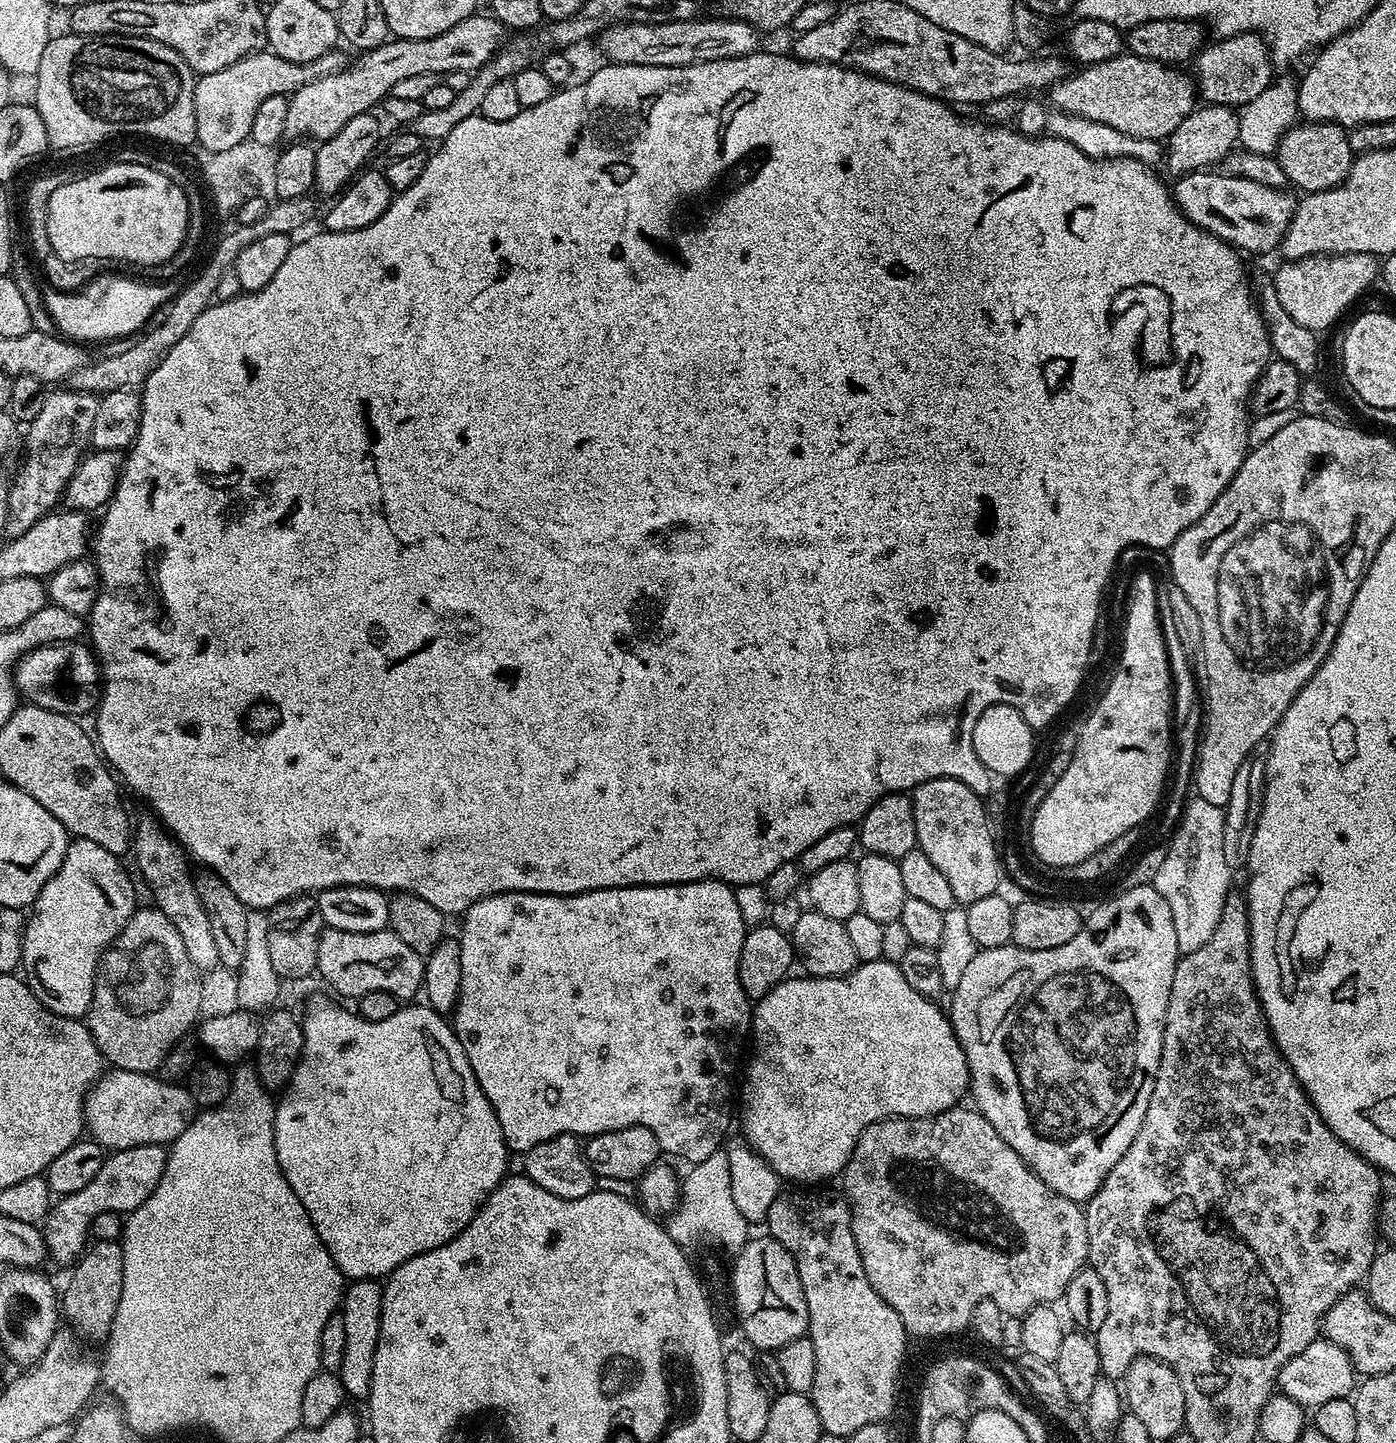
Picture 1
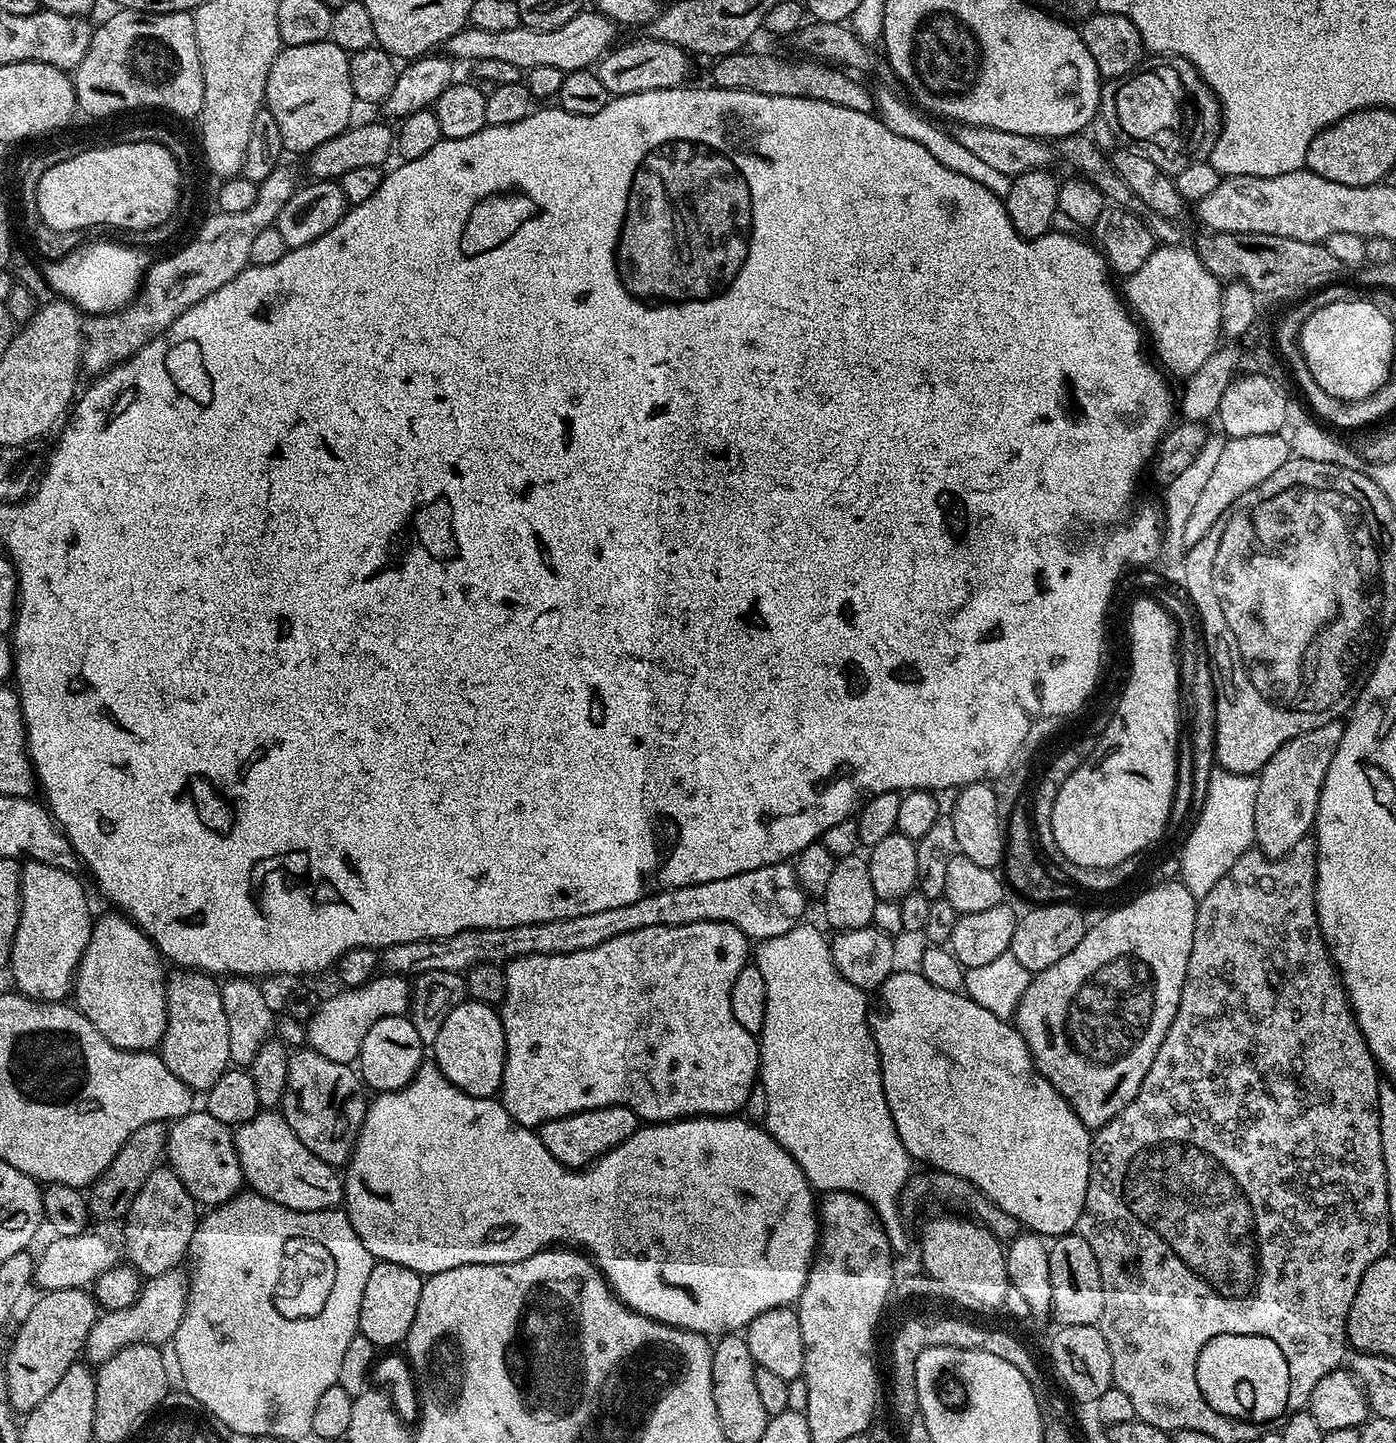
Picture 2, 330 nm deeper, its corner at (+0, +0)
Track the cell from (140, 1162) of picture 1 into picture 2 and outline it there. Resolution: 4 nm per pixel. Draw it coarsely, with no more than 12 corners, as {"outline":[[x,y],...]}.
{"outline":[[207,1110],[168,1129],[166,1160],[201,1205],[245,1187],[233,1129]]}

